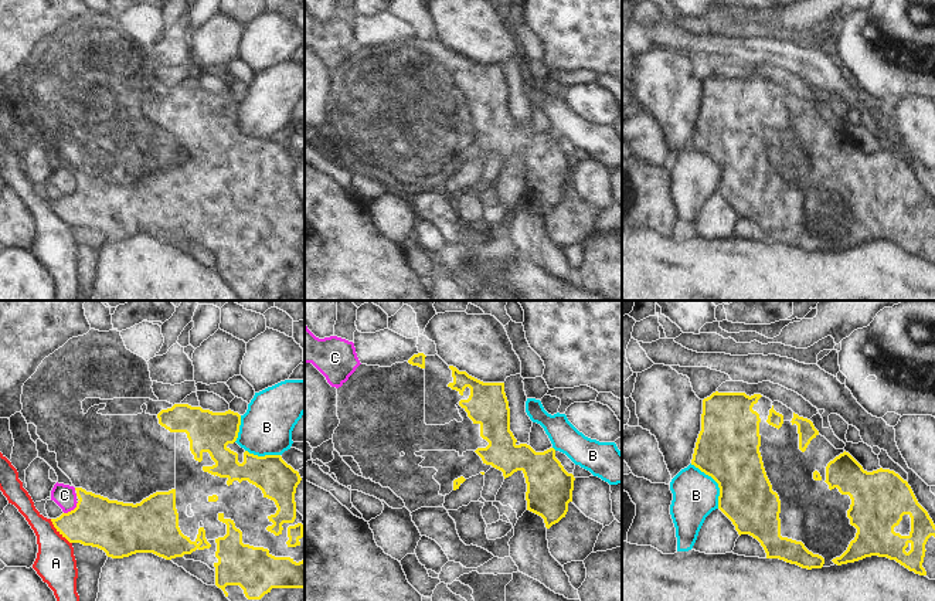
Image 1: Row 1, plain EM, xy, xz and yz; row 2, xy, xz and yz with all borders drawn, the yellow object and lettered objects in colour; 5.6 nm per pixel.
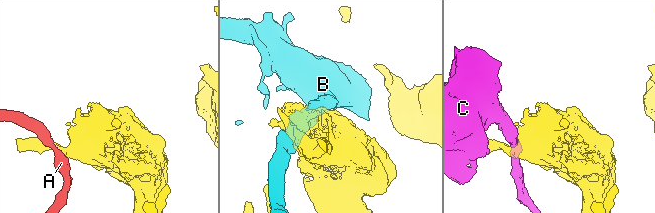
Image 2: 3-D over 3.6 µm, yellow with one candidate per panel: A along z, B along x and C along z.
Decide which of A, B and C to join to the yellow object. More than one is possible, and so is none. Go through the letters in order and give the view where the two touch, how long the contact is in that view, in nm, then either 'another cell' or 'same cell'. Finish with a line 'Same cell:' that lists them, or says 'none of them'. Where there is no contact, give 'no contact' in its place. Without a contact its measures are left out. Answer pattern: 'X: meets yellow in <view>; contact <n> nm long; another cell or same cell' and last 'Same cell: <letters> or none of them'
A: meets yellow in xy; contact 190 nm long; another cell
B: meets yellow in yz; contact 300 nm long; another cell
C: meets yellow in xy; contact 110 nm long; another cell
Same cell: none of them

